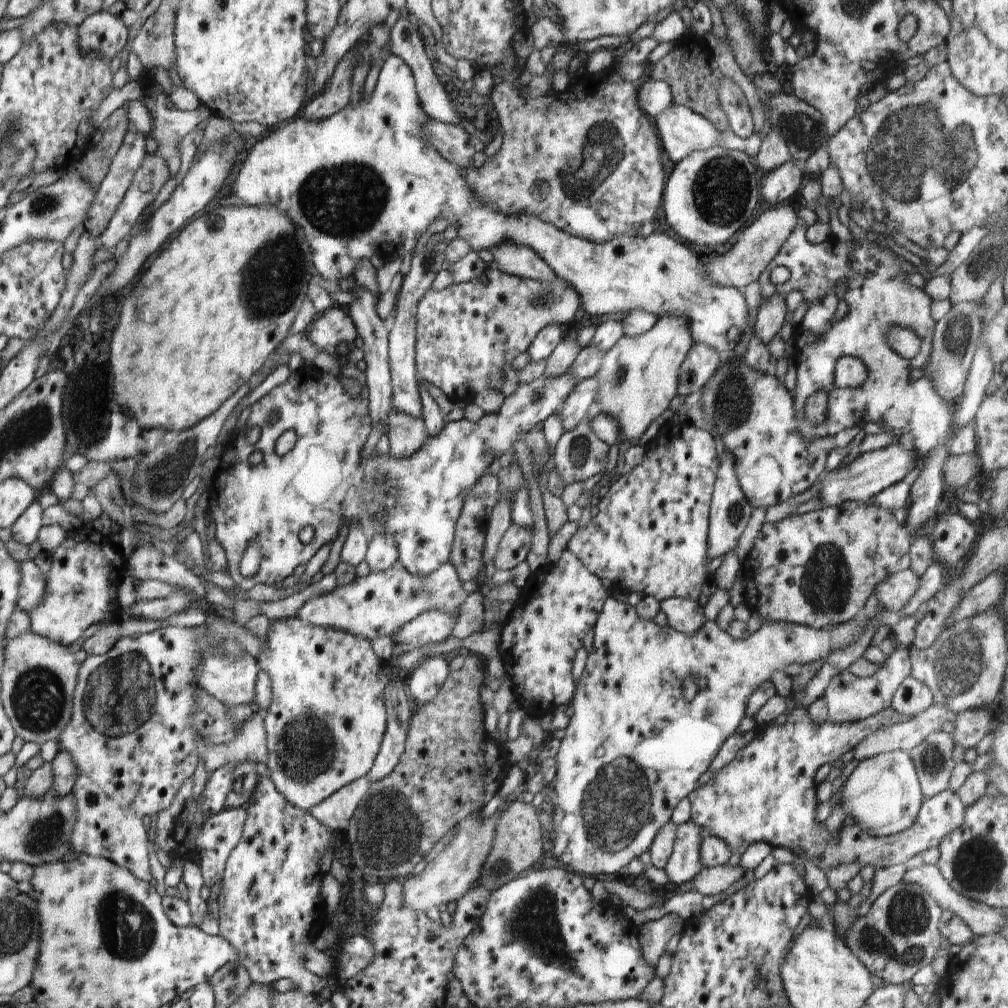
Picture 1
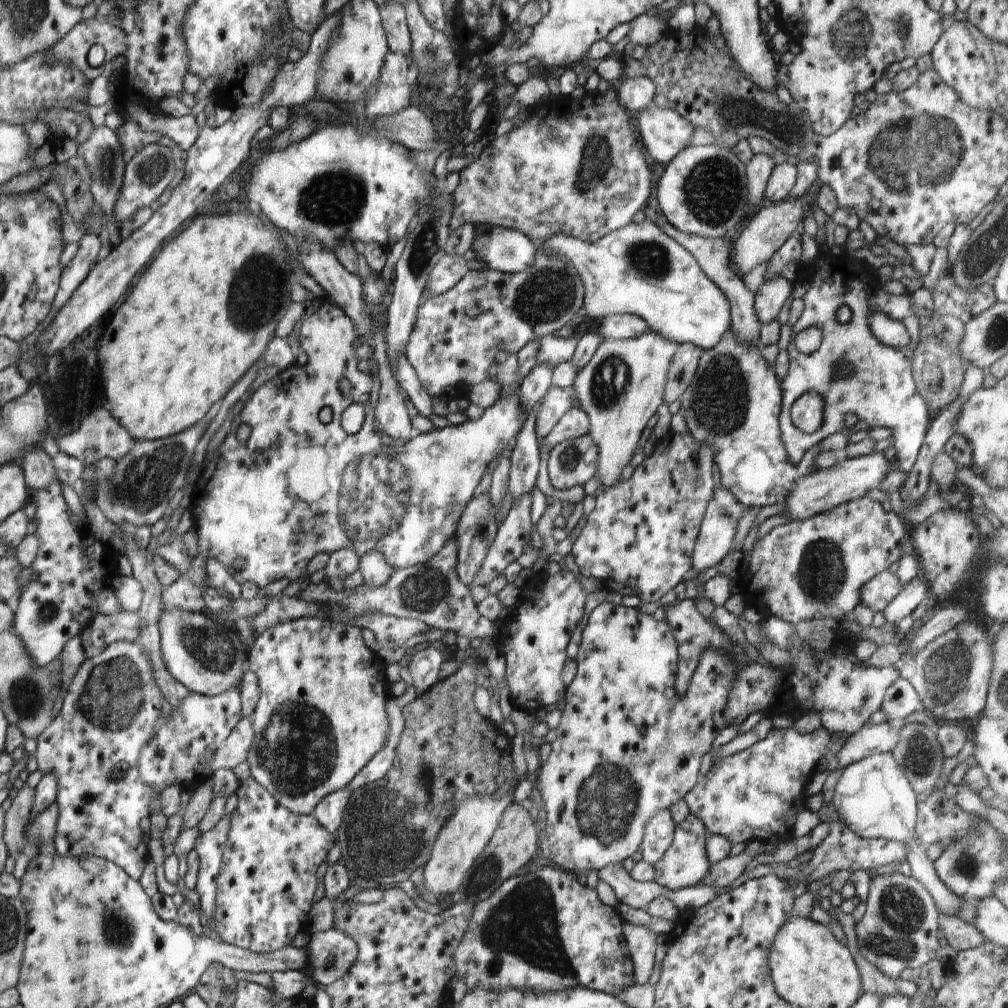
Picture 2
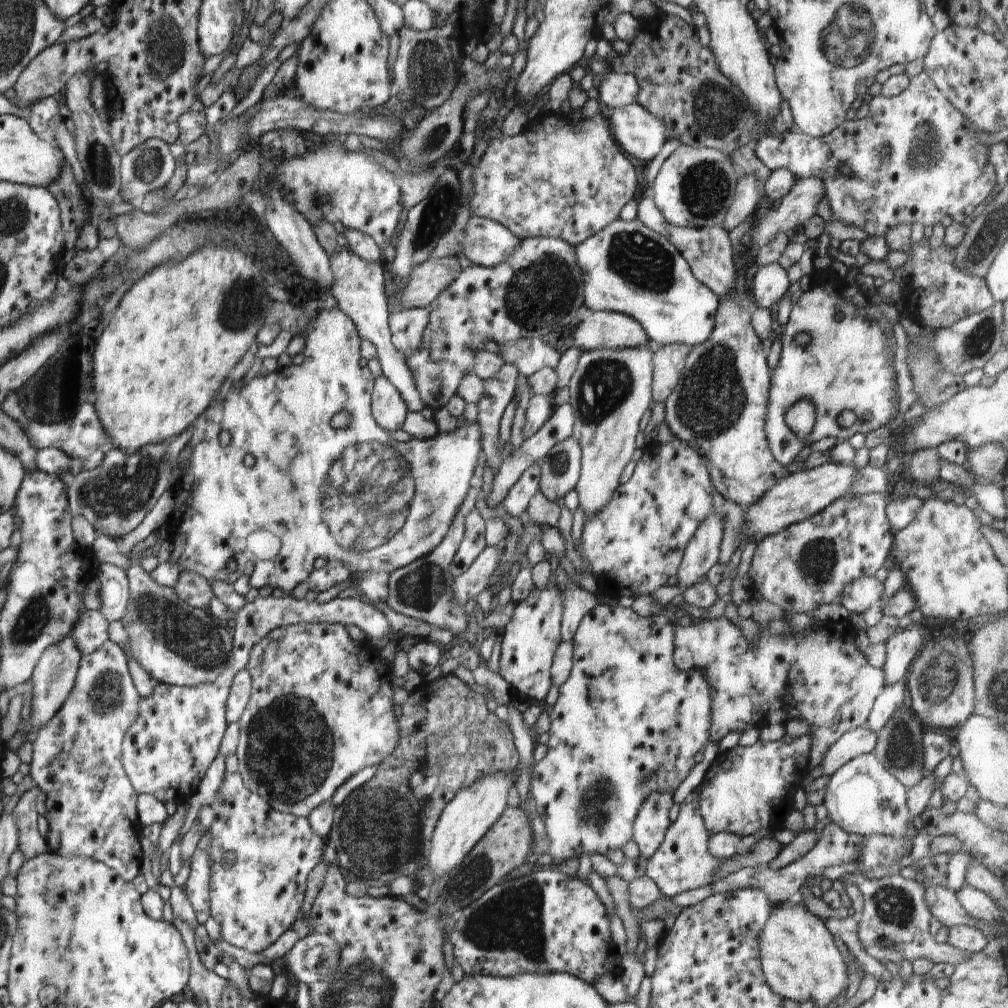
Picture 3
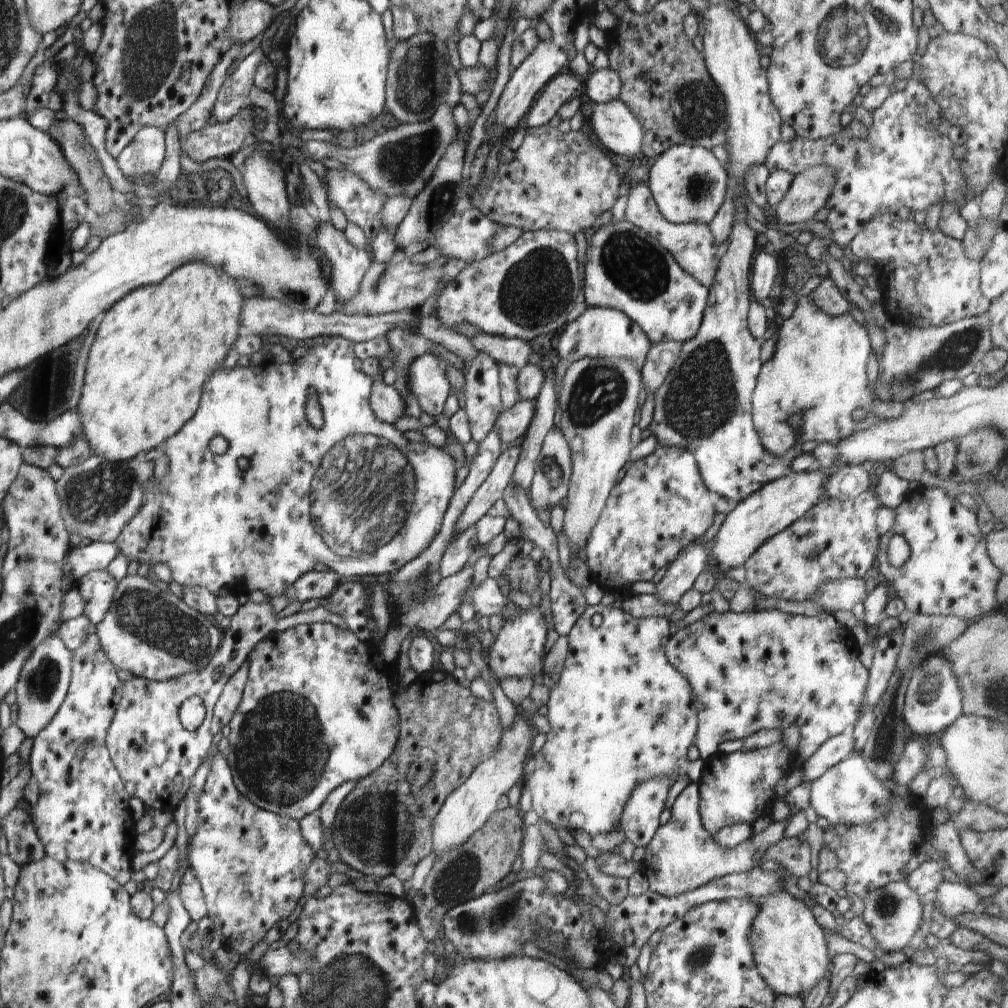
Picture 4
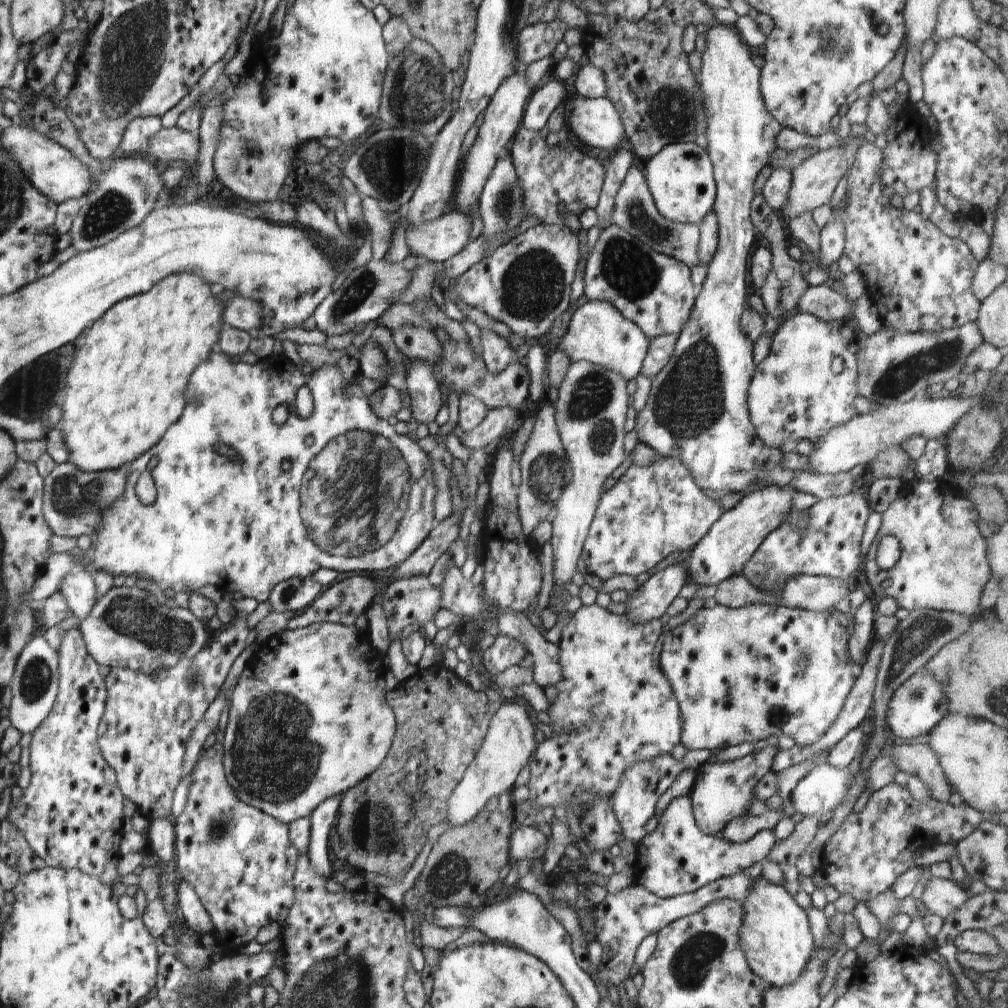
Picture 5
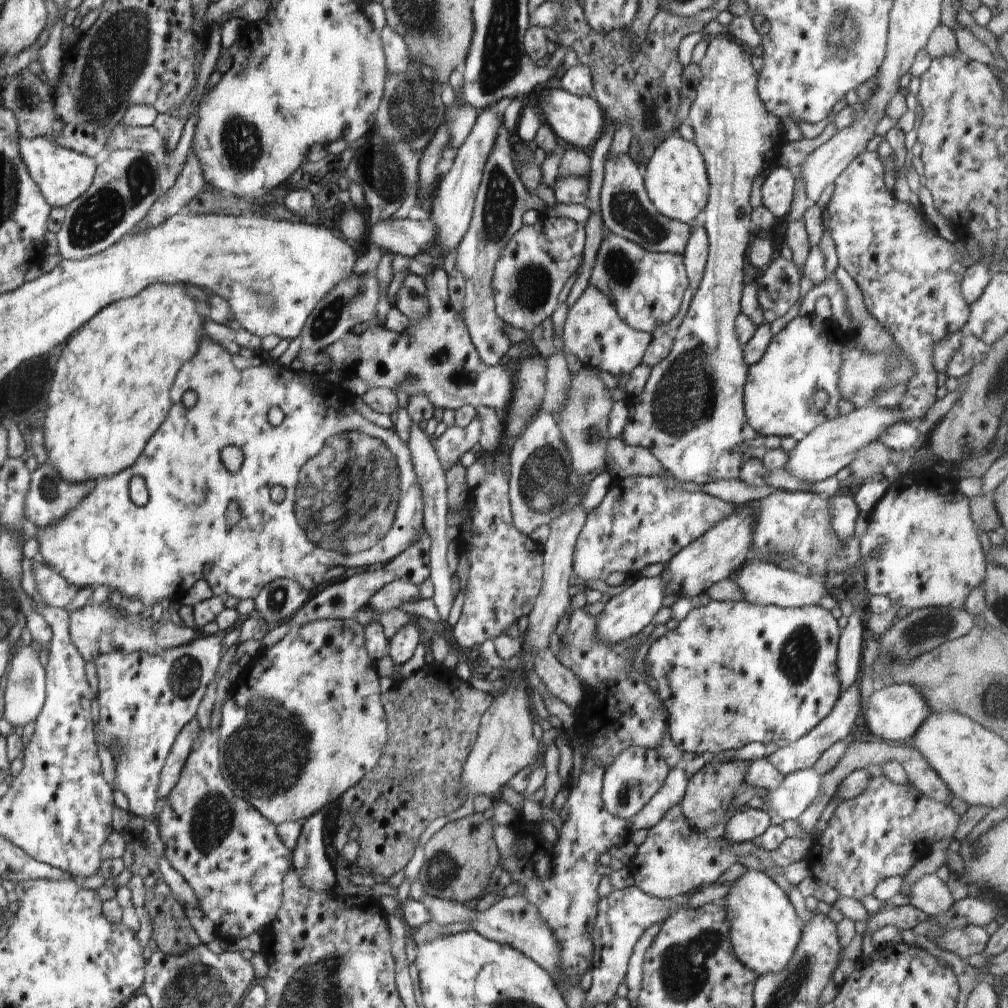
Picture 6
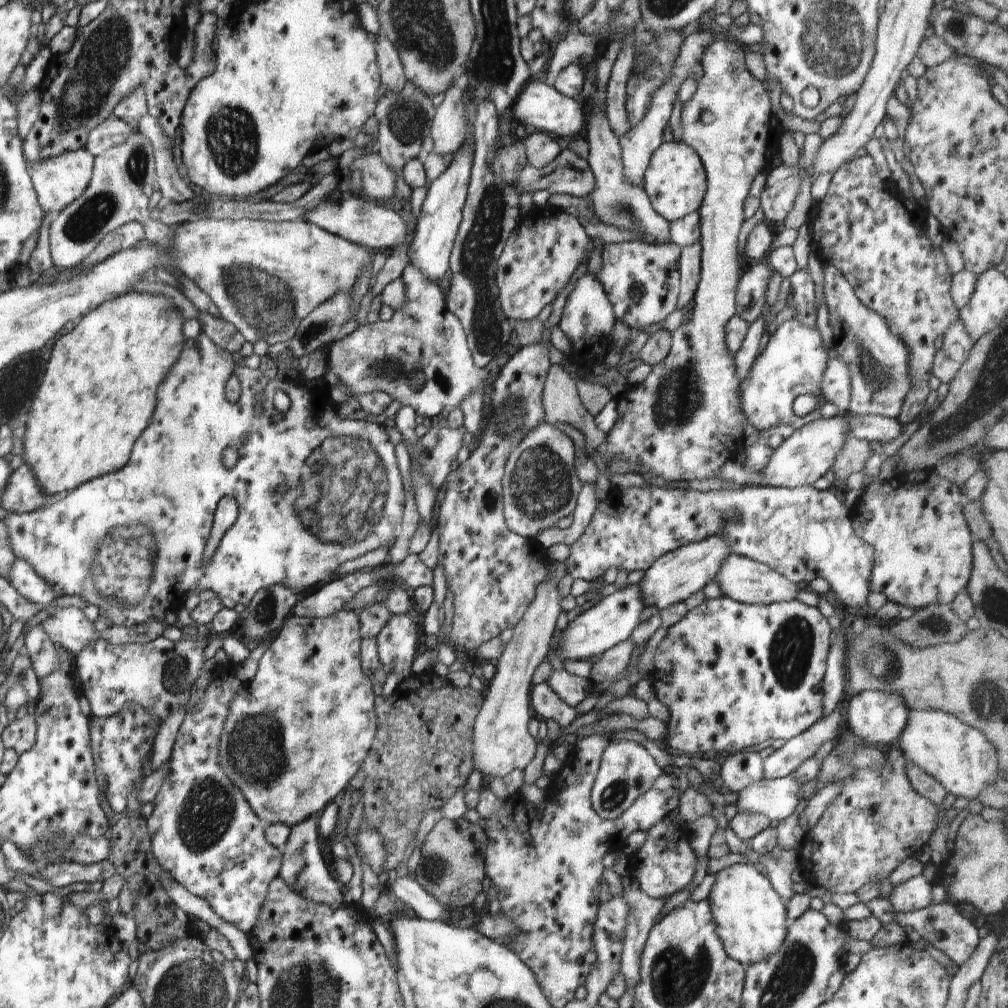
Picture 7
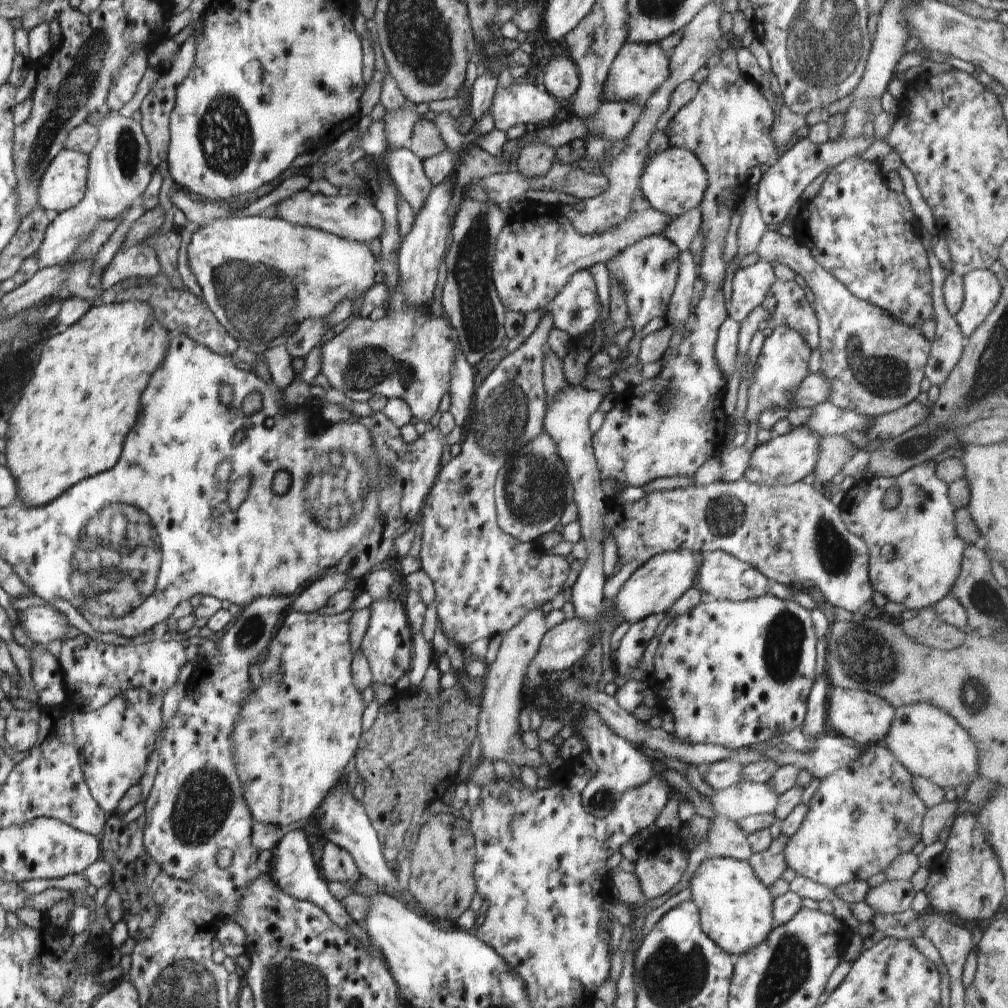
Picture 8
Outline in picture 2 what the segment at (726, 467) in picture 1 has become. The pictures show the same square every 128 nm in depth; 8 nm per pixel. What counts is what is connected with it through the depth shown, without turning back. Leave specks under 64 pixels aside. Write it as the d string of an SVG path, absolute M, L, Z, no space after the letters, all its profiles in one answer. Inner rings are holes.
M724 486L714 488L713 492L714 494L712 494L712 499L708 502L705 516L700 526L696 546L694 546L694 554L692 554L694 570L698 570L700 574L705 570L707 575L713 572L715 567L732 550L738 522L746 511L745 507L736 500L736 496L730 490L726 490Z

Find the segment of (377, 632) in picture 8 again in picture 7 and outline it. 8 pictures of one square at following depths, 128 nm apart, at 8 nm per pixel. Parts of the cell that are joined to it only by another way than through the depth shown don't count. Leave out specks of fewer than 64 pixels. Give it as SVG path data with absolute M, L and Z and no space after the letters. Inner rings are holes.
M408 614L392 615L375 636L378 656L384 670L400 678L411 675L412 662L417 657L418 630Z

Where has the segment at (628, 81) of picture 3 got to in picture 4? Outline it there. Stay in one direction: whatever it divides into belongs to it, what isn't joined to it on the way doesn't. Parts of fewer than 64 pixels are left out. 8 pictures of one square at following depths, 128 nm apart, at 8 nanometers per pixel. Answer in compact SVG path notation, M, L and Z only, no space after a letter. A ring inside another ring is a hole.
M608 67L594 69L587 79L582 79L585 88L585 98L595 103L605 103L619 98L621 80Z

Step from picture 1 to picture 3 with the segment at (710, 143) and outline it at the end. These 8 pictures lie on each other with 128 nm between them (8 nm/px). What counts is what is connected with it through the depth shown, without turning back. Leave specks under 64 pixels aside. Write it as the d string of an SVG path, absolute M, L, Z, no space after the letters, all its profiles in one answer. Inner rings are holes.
M636 104L610 108L609 127L616 144L633 160L651 161L660 151L665 138L663 120Z

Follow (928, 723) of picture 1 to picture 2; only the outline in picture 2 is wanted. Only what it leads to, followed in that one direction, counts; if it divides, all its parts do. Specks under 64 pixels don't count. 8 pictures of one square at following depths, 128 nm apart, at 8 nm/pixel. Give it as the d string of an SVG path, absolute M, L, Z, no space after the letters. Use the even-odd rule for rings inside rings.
M868 723L862 730L848 737L842 750L836 754L837 768L842 770L868 756L892 752L898 740L900 740L899 724Z

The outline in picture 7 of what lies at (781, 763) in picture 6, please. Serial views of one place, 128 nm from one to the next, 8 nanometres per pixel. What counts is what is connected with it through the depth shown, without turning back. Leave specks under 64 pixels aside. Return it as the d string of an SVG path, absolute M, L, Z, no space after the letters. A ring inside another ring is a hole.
M836 709L832 711L832 714L824 716L807 728L802 734L796 735L791 739L788 739L785 744L776 749L770 756L764 759L762 766L764 766L764 779L774 779L780 777L787 777L792 774L804 760L812 758L820 746L826 741L837 742L838 728L840 728L840 720L842 720L842 712Z

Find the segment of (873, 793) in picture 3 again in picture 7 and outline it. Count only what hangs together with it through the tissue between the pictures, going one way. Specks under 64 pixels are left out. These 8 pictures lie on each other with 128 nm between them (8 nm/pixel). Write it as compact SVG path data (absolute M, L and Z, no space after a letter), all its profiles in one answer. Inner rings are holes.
M792 776L762 779L737 792L738 800L731 805L731 814L754 812L780 822L790 817L802 800L802 782Z

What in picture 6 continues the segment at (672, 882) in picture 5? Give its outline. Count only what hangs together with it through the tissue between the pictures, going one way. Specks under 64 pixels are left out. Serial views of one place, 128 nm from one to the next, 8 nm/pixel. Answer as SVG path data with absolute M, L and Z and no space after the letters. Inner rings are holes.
M674 806L658 824L648 829L648 837L638 846L627 868L635 886L645 894L660 899L674 899L698 891L704 885L716 883L726 870L738 862L738 858L744 858L759 848L760 842L756 839L744 843L730 843L724 837L710 840L688 823L680 806Z

